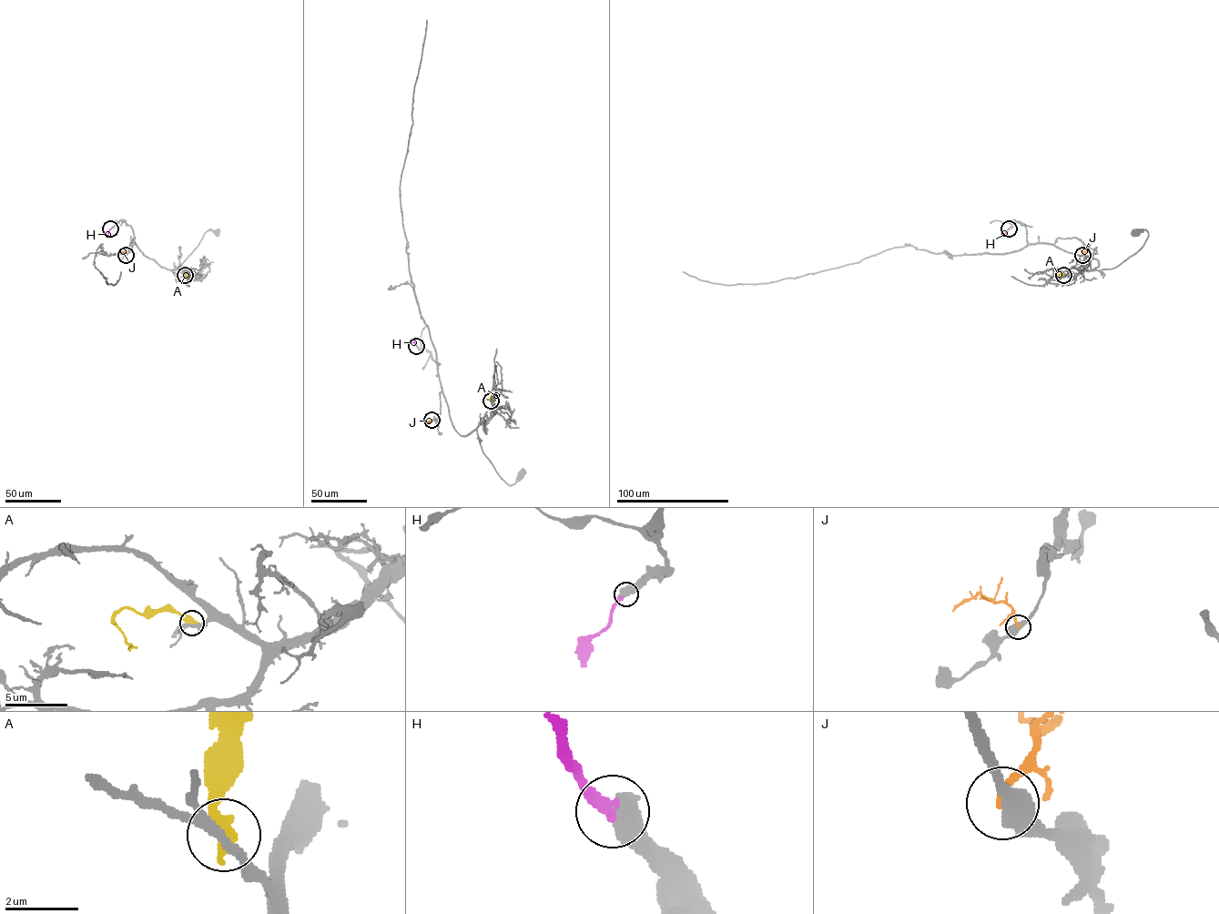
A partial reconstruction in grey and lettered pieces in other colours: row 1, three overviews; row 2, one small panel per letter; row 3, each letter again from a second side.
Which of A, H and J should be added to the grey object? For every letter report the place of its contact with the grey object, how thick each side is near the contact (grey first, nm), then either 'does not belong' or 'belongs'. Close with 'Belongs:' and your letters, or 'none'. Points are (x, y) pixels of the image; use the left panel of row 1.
A: meets grey at (185, 275); 240 nm thick on the grey side, 420 nm on the other; does not belong
H: meets grey at (110, 228); 650 nm thick on the grey side, 300 nm on the other; belongs
J: meets grey at (126, 255); 550 nm thick on the grey side, 190 nm on the other; does not belong
Belongs: H

